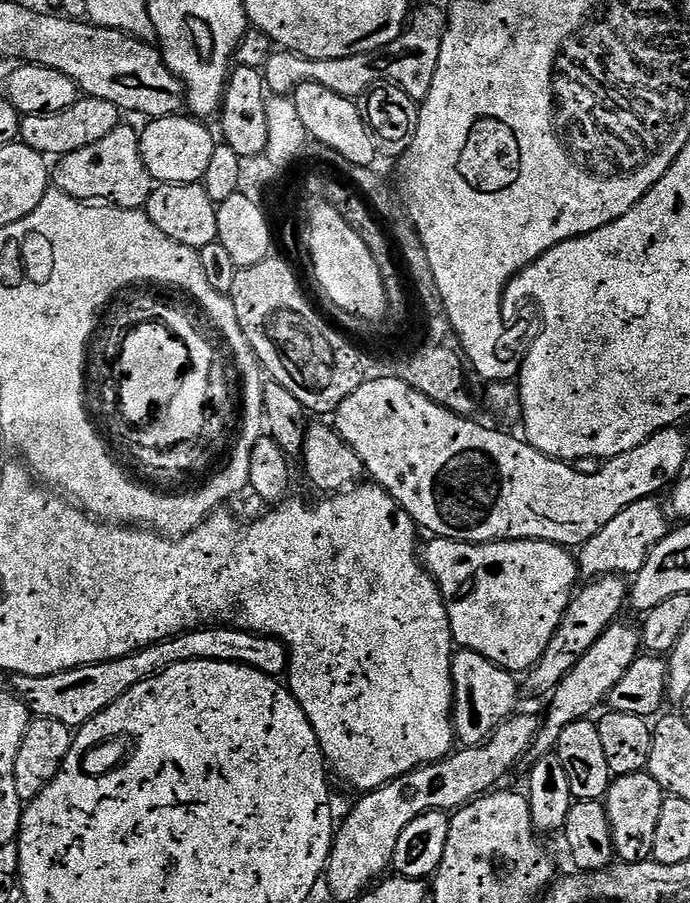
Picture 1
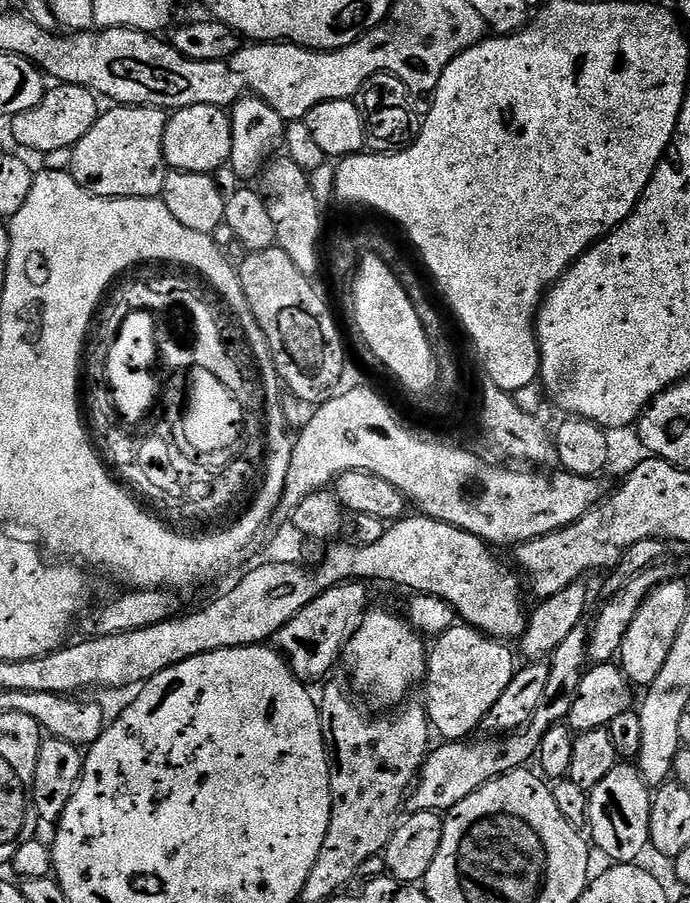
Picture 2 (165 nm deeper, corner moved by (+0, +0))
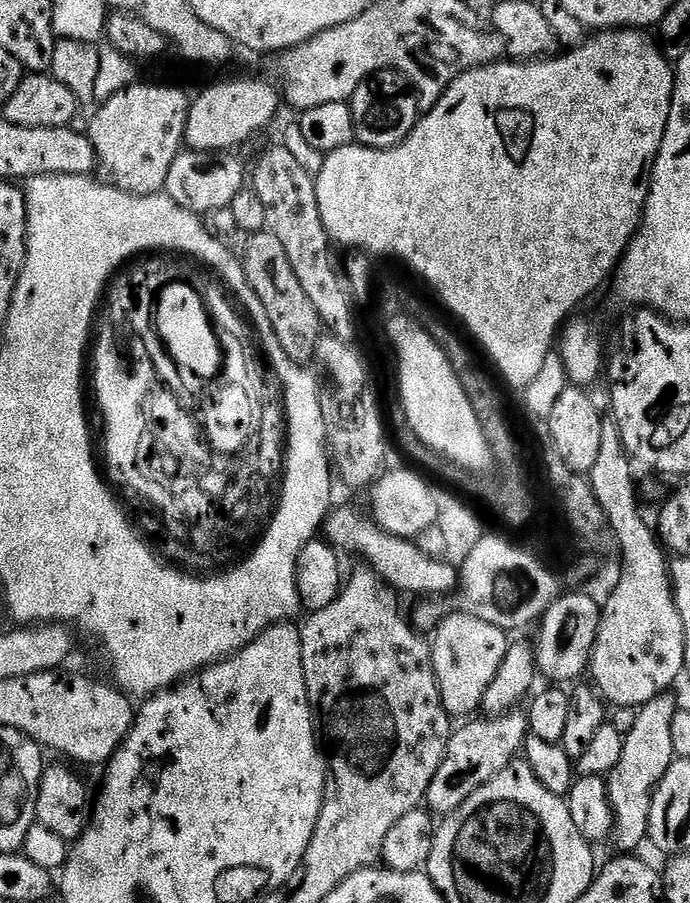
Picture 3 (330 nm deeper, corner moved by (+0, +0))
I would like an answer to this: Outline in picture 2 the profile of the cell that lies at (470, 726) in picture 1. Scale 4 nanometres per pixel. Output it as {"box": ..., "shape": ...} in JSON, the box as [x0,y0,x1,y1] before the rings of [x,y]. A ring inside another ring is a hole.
{"box":[426,626,517,742],"shape":[[[453,626],[449,632],[435,637],[427,653],[426,685],[428,684],[428,722],[444,735],[448,742],[460,742],[471,737],[484,720],[484,715],[499,705],[500,684],[511,685],[517,675],[516,660],[503,639],[488,636],[476,628]]]}

